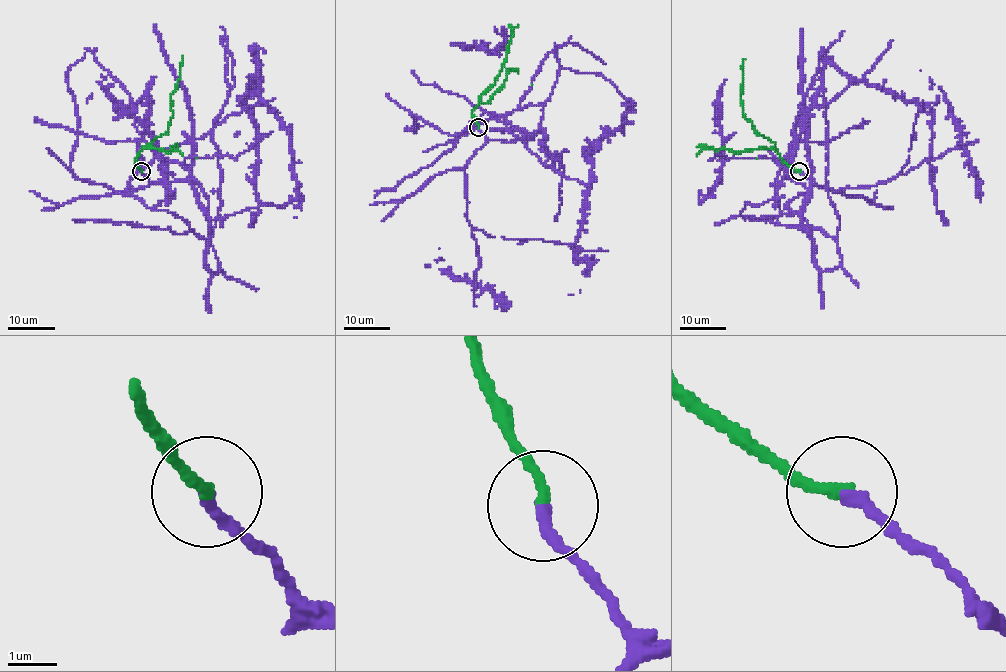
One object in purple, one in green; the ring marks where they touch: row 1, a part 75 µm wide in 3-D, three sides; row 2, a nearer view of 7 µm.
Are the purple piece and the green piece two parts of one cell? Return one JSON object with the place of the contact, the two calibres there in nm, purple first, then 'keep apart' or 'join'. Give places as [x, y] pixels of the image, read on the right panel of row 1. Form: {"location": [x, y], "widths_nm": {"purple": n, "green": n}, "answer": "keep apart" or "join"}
{"location": [799, 171], "widths_nm": {"purple": 260, "green": 240}, "answer": "join"}

